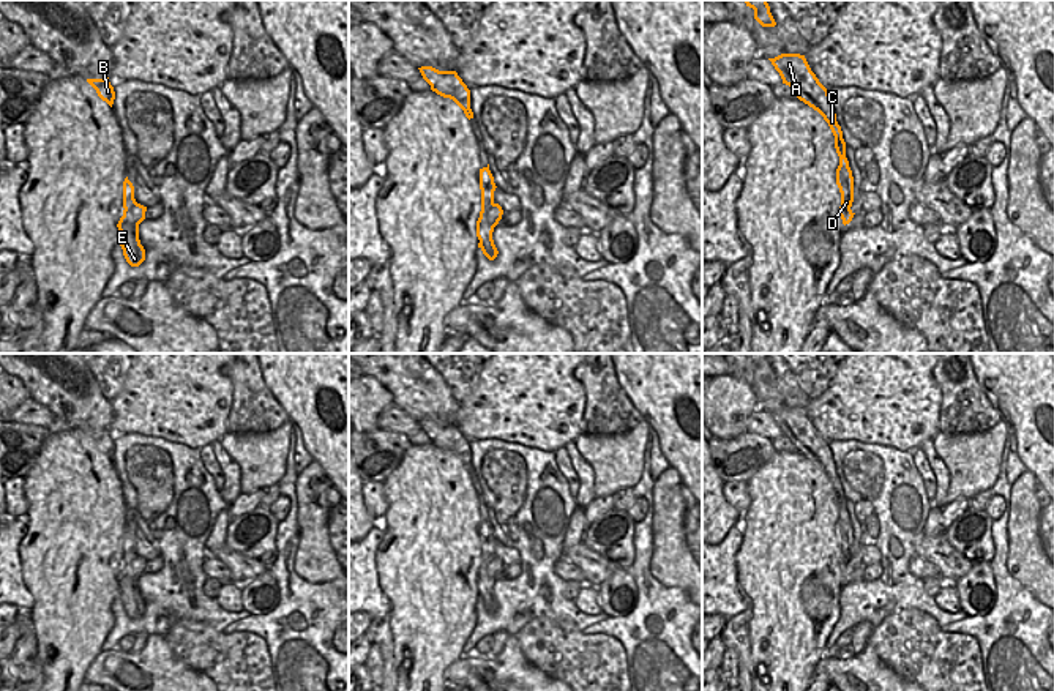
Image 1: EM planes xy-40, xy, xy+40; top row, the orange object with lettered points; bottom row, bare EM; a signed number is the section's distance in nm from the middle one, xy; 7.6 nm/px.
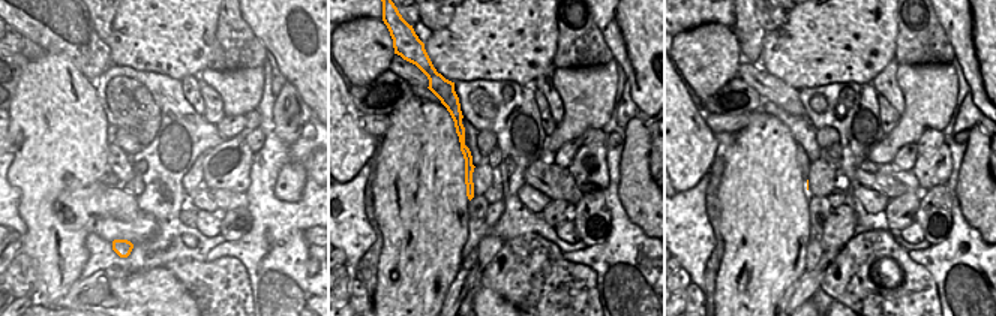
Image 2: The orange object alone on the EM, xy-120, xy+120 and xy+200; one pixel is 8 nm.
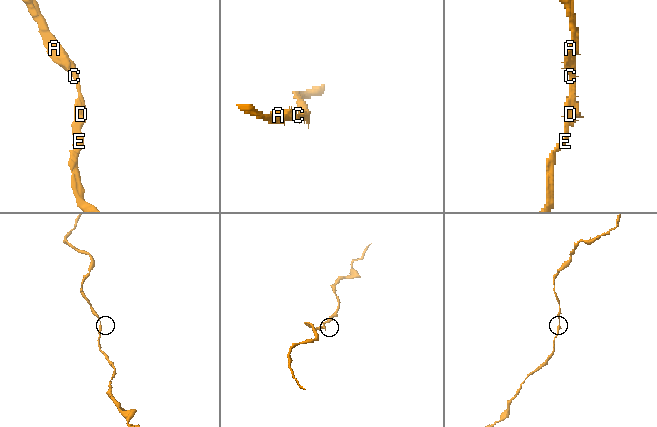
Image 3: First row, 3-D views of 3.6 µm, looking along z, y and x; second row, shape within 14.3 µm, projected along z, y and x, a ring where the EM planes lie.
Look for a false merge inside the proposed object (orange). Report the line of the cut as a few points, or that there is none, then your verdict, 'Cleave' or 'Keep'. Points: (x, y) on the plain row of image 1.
No split. Keep

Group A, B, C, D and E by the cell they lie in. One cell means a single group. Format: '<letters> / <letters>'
A B C D E

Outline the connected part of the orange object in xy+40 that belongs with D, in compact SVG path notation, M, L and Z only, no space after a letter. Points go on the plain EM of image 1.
M781 407L768 413L779 426L783 437L789 439L800 454L817 464L828 476L835 489L835 502L839 510L839 519L836 522L836 538L841 546L839 570L846 579L855 568L850 563L854 555L854 530L846 511L846 495L843 492L841 480L836 475L836 467L828 443L811 424L805 409Z

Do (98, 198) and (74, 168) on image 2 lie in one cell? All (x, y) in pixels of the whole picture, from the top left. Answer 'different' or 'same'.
different

